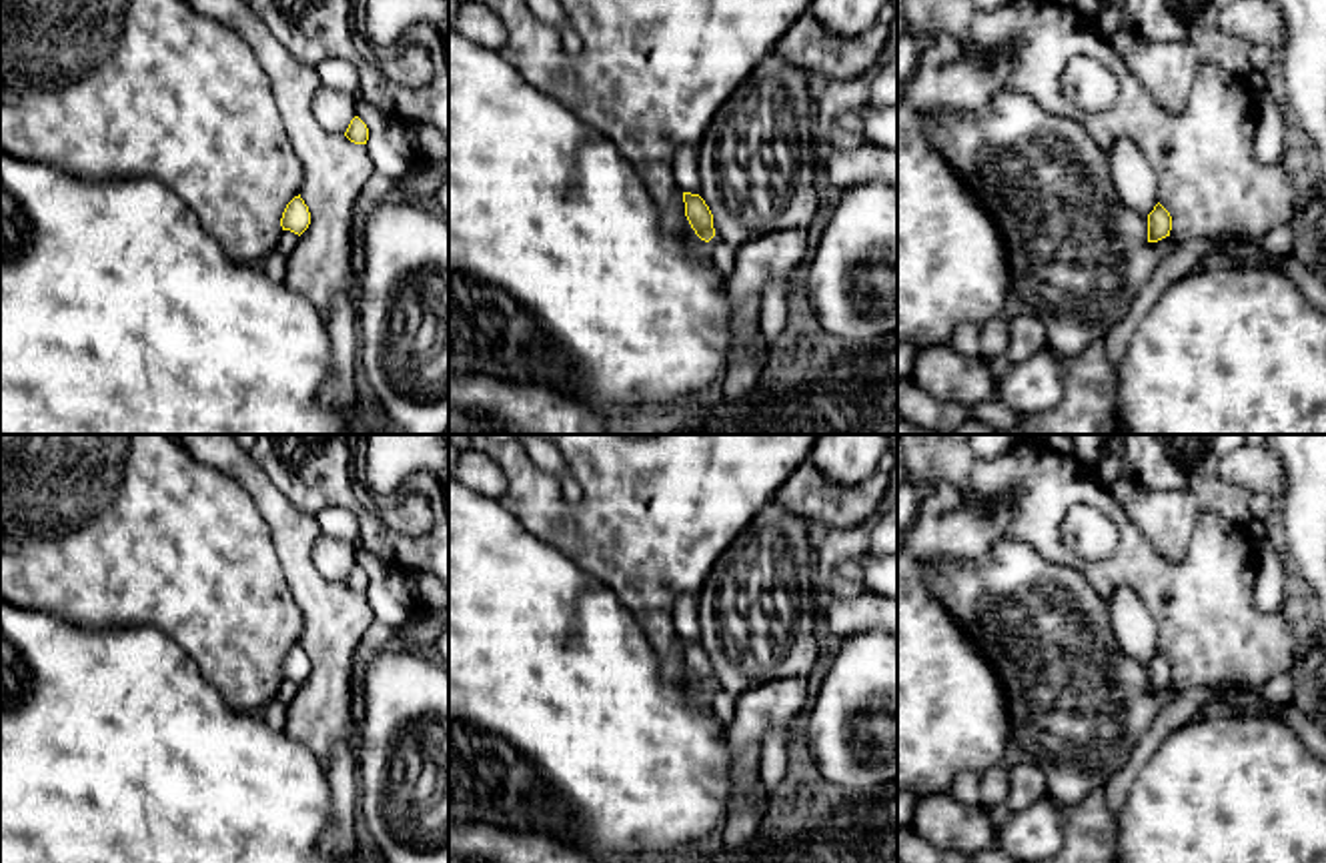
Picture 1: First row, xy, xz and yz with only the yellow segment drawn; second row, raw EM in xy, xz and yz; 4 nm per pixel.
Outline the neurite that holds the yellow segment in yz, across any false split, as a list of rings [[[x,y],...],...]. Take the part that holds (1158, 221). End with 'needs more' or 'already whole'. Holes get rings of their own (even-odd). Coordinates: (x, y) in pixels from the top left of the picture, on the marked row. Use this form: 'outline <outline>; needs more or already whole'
outline [[[1158,202],[1154,210],[1148,214],[1148,242],[1158,242],[1170,236],[1172,230],[1172,216],[1170,212]]]; already whole

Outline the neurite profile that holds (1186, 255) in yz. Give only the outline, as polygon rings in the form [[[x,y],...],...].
[[[1202,238],[1176,244],[1174,252],[1158,266],[1152,278],[1136,294],[1126,316],[1116,322],[1104,338],[1106,354],[1114,370],[1120,366],[1138,324],[1172,282],[1182,278],[1194,268],[1198,260],[1210,254],[1238,254],[1242,250],[1246,248],[1236,238],[1228,238],[1224,242],[1212,242]]]

